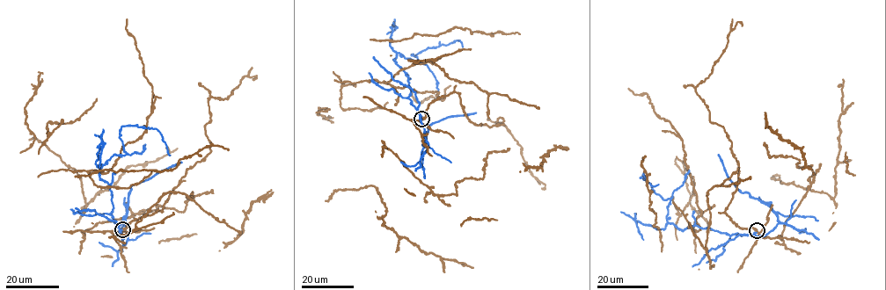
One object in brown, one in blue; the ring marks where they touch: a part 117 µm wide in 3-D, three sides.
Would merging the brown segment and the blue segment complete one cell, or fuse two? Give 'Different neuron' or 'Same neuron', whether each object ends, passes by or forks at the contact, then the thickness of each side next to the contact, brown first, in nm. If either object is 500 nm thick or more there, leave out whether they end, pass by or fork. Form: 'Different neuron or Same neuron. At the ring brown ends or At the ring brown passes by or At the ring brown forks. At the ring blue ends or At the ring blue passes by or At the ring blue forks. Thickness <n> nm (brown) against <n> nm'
Different neuron. At the ring brown passes by. At the ring blue ends. Thickness 400 nm (brown) against 280 nm

